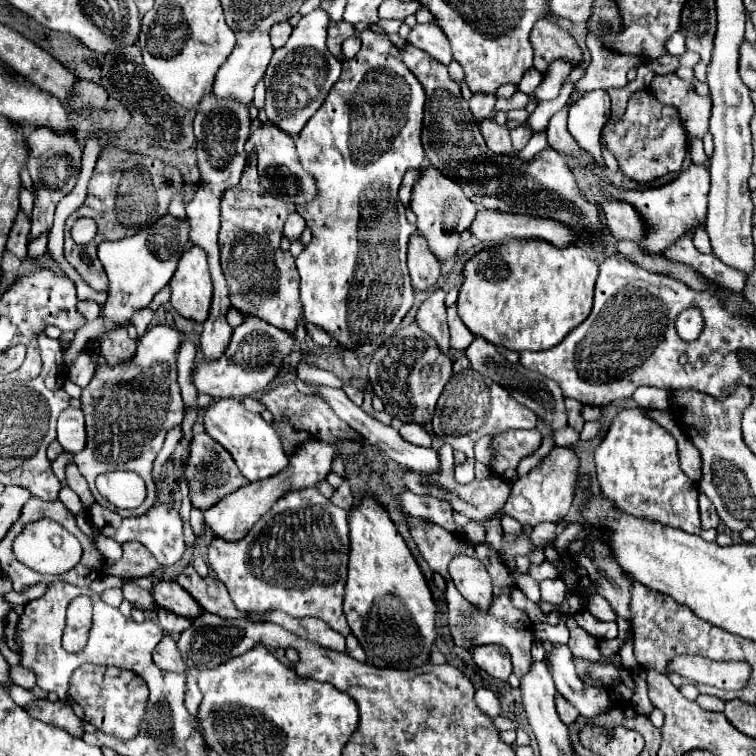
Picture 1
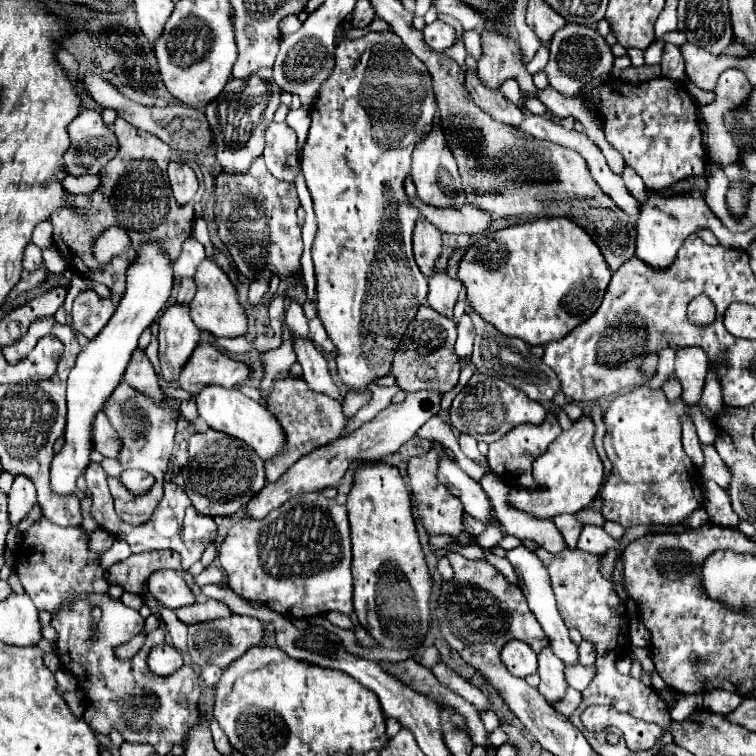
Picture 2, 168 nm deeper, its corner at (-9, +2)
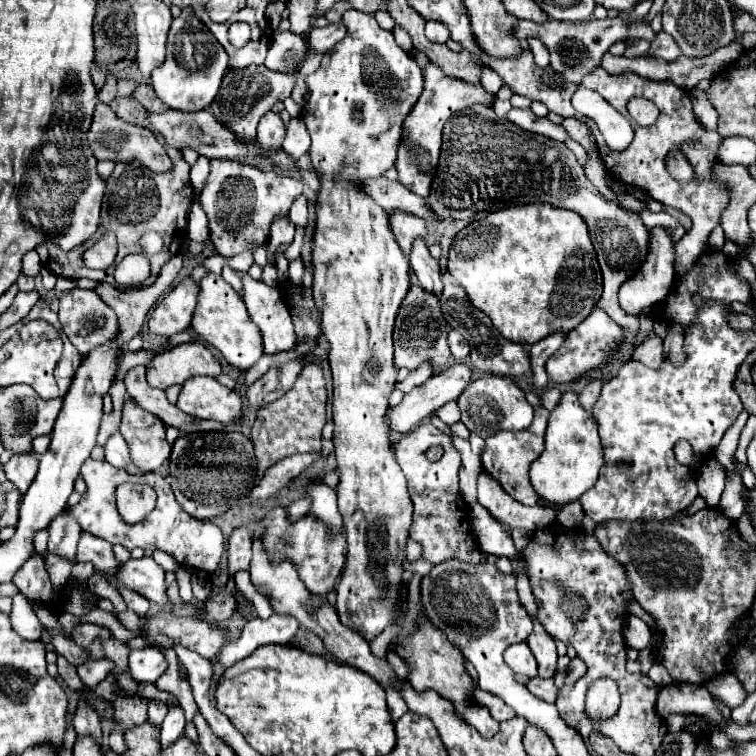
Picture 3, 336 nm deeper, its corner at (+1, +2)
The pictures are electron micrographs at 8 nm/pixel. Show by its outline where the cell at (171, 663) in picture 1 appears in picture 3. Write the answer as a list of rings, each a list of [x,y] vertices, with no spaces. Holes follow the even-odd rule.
[[[156,648],[130,652],[130,674],[138,682],[156,682],[168,668],[164,654]]]

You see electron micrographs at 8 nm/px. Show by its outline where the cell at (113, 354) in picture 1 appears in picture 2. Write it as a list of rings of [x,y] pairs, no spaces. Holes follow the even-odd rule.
[[[142,350],[134,352],[134,356],[126,368],[126,374],[124,374],[124,382],[130,384],[132,388],[140,390],[144,396],[156,400],[158,404],[164,404],[164,396],[158,386],[156,372],[154,372],[148,356]]]

